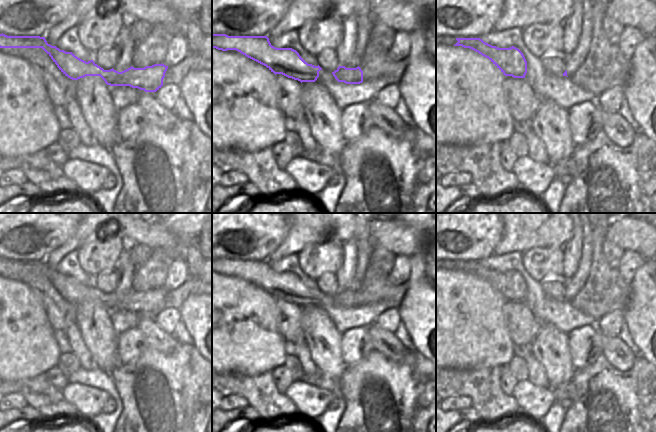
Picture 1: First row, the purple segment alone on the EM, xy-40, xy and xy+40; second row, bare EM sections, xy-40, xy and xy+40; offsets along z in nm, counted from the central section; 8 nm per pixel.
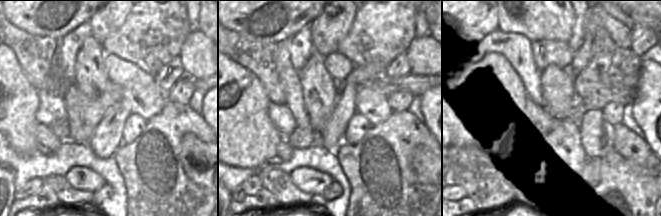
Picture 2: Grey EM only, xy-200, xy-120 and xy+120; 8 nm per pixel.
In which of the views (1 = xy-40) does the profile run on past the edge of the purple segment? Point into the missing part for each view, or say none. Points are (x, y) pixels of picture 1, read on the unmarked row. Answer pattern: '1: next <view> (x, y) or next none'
1: next none

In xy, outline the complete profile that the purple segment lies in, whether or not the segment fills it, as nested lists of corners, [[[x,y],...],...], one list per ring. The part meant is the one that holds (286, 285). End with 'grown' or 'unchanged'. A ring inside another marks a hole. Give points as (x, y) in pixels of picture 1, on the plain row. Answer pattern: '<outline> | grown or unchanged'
[[[212,258],[212,272],[236,274],[266,290],[271,296],[302,306],[315,306],[322,292],[308,288],[292,272],[276,272],[267,260],[228,260]]] | unchanged

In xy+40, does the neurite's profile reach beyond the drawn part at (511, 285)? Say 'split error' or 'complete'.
complete

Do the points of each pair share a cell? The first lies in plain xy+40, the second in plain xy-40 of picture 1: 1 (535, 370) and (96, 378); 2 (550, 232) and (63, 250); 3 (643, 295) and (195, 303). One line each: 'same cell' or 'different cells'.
1: different cells
2: same cell
3: same cell

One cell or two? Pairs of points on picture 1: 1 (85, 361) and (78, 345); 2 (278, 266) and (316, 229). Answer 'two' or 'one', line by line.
1: one
2: two

